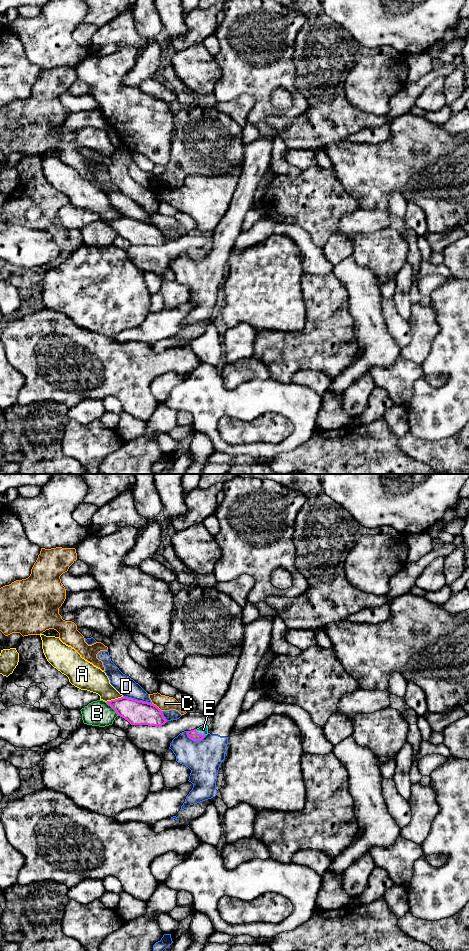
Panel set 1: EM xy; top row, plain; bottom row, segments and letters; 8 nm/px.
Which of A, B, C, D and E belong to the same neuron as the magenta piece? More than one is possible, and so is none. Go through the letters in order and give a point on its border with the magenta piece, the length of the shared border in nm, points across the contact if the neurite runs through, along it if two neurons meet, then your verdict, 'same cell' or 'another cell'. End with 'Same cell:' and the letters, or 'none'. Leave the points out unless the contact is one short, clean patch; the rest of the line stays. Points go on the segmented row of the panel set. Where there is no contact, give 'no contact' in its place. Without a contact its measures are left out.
A: xy (115, 699) | 150 nm | another cell
B: xy (112, 707) | 160 nm | another cell
C: xy (157, 707) | 100 nm | another cell
D: xy (137, 700) | 240 nm | another cell
E: xy (200, 734) | 100 nm | across xy (192, 734), (200, 734), (203, 729) | same cell
Same cell: E

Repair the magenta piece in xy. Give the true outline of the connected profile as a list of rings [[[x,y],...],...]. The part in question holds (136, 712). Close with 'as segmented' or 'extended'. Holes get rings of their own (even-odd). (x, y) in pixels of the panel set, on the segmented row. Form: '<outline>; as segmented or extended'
[[[123,696],[106,703],[116,711],[118,716],[127,720],[131,725],[159,727],[167,722],[162,711],[156,705],[148,702]]]; as segmented

